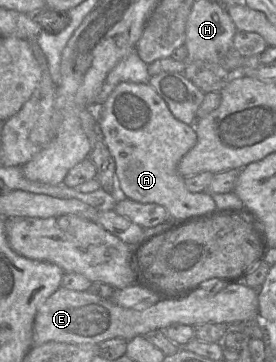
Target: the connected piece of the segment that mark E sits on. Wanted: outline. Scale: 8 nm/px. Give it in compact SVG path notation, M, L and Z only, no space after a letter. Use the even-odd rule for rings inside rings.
M215 282L215 286L209 287L209 294L206 296L190 296L178 301L159 301L144 309L123 308L110 299L101 298L88 291L73 291L60 287L41 304L36 313L33 326L33 346L40 346L48 342L99 345L103 341L112 338L122 338L130 341L136 336L144 336L150 331L162 330L173 324L195 326L206 323L233 324L257 322L258 313L258 289L249 287L244 282L229 285L225 288L219 282Z

